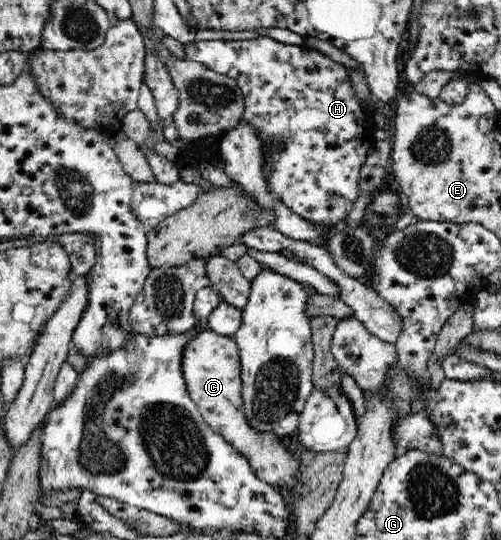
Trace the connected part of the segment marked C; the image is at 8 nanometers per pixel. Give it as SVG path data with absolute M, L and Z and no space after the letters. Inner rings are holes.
M210 329L201 330L188 343L183 355L182 371L188 393L210 430L225 438L239 454L243 453L261 480L293 489L295 477L300 473L295 455L279 439L275 439L273 433L253 430L245 418L240 365L238 345L231 336L218 334Z

